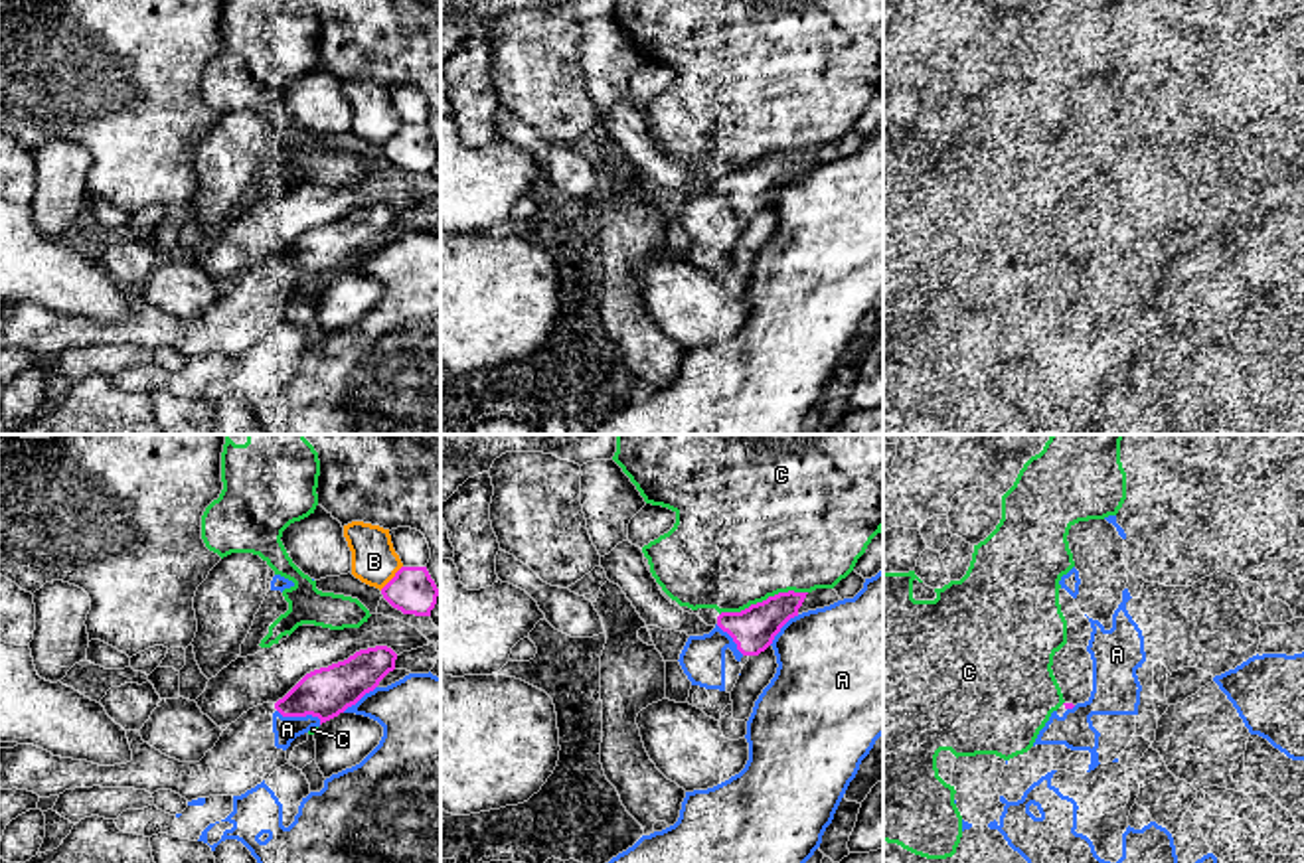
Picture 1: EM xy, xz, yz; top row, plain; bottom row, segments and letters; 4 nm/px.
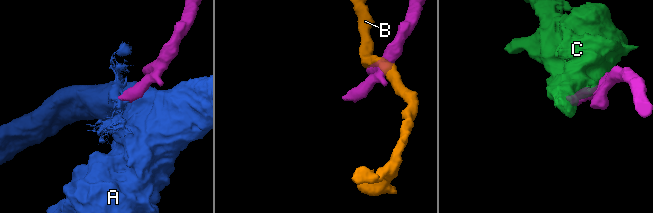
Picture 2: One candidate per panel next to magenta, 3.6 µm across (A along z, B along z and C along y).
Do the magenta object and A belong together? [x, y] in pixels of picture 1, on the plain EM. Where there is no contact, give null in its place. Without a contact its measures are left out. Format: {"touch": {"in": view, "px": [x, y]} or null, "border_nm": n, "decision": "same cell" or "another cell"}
{"touch": {"in": "xy", "px": [301, 273]}, "border_nm": 190, "decision": "another cell"}

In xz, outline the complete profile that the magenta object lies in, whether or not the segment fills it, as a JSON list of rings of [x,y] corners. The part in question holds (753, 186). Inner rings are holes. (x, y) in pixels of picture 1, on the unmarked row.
[[[778,150],[763,160],[751,162],[741,170],[717,170],[715,166],[701,166],[699,176],[707,184],[719,184],[727,190],[737,207],[743,213],[759,213],[765,209],[780,186],[794,174],[802,164],[808,150]]]

